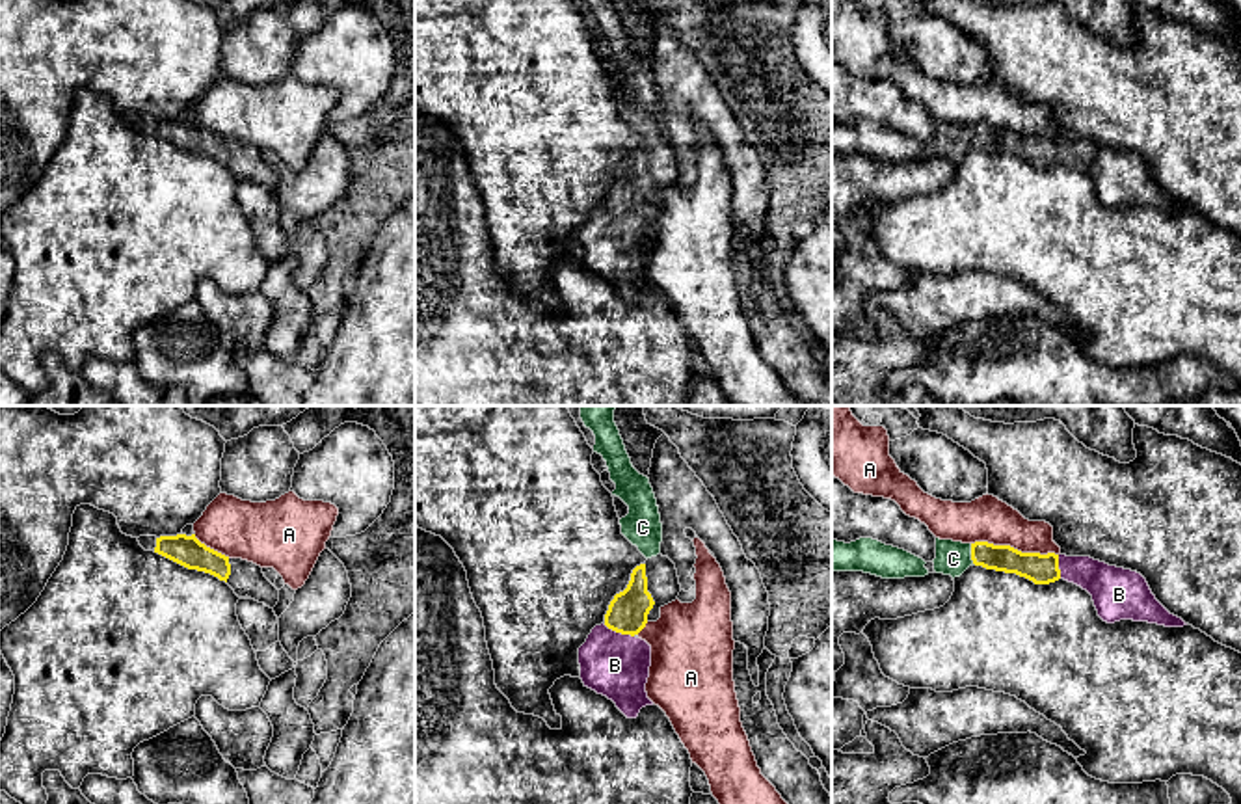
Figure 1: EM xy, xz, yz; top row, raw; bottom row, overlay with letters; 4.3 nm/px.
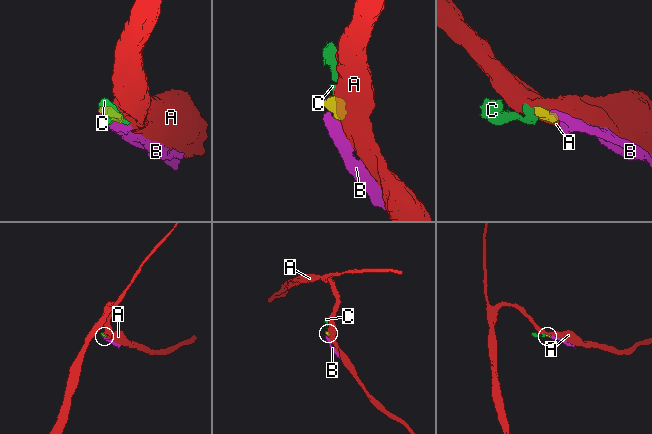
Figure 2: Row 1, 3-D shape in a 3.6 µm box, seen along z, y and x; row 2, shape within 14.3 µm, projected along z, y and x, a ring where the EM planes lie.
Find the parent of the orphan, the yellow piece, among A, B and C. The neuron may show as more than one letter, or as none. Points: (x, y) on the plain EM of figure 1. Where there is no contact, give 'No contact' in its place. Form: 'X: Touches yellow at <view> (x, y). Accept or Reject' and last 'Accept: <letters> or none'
A: Touches yellow at yz (1013, 131). Reject
B: Touches yellow at xz (618, 214). Accept
C: Touches yellow at yz (972, 136). Accept
Accept: B, C

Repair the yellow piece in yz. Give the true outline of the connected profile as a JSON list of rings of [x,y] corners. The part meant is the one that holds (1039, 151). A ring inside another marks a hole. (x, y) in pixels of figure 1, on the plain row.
[[[832,121],[832,154],[863,154],[882,162],[925,160],[936,154],[954,162],[973,147],[1016,156],[1034,168],[1049,168],[1059,162],[1074,166],[1092,179],[1098,199],[1107,207],[1133,203],[1165,210],[1187,208],[1155,182],[1141,156],[1090,140],[1021,136],[1010,128],[936,121],[936,141],[925,145],[873,121],[850,127]]]

